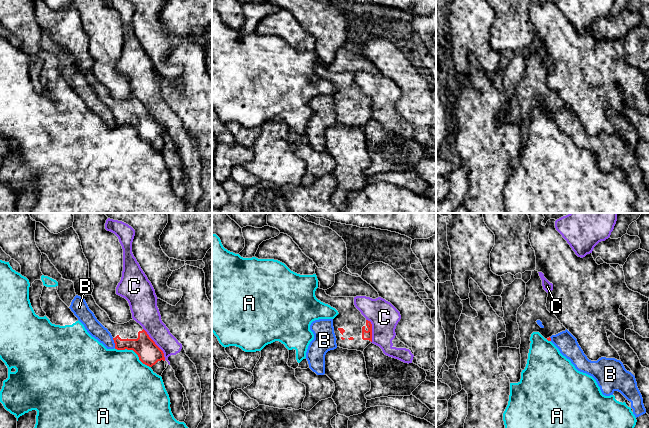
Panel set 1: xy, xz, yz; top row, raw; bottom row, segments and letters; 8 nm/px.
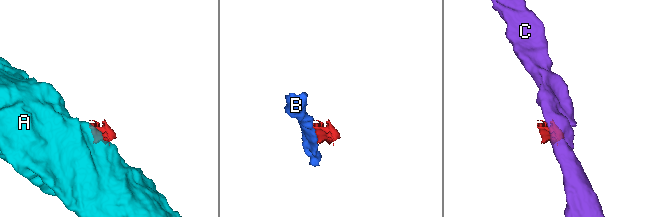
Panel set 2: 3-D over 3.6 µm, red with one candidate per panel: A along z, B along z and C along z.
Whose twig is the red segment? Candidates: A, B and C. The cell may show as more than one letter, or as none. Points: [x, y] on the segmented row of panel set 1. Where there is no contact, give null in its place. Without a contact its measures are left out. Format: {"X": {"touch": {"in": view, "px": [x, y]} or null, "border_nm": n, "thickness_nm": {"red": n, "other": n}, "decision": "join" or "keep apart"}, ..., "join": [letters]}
{"A": {"touch": {"in": "xy", "px": [133, 350]}, "border_nm": 340, "thickness_nm": {"red": 180, "other": 440}, "decision": "keep apart"}, "B": {"touch": {"in": "xy", "px": [114, 342]}, "border_nm": 80, "thickness_nm": {"red": 170, "other": 120}, "decision": "keep apart"}, "C": {"touch": {"in": "xy", "px": [155, 344]}, "border_nm": 320, "thickness_nm": {"red": 180, "other": 200}, "decision": "keep apart"}, "join": []}

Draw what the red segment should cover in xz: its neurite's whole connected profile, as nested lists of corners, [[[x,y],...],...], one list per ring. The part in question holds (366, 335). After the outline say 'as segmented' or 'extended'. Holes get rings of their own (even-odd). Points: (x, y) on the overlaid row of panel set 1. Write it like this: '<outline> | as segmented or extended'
[[[320,288],[316,289],[315,296],[321,302],[335,308],[339,313],[333,319],[337,347],[363,352],[364,349],[372,342],[372,324],[355,307],[354,297],[331,297],[326,294],[325,290]]] | extended

